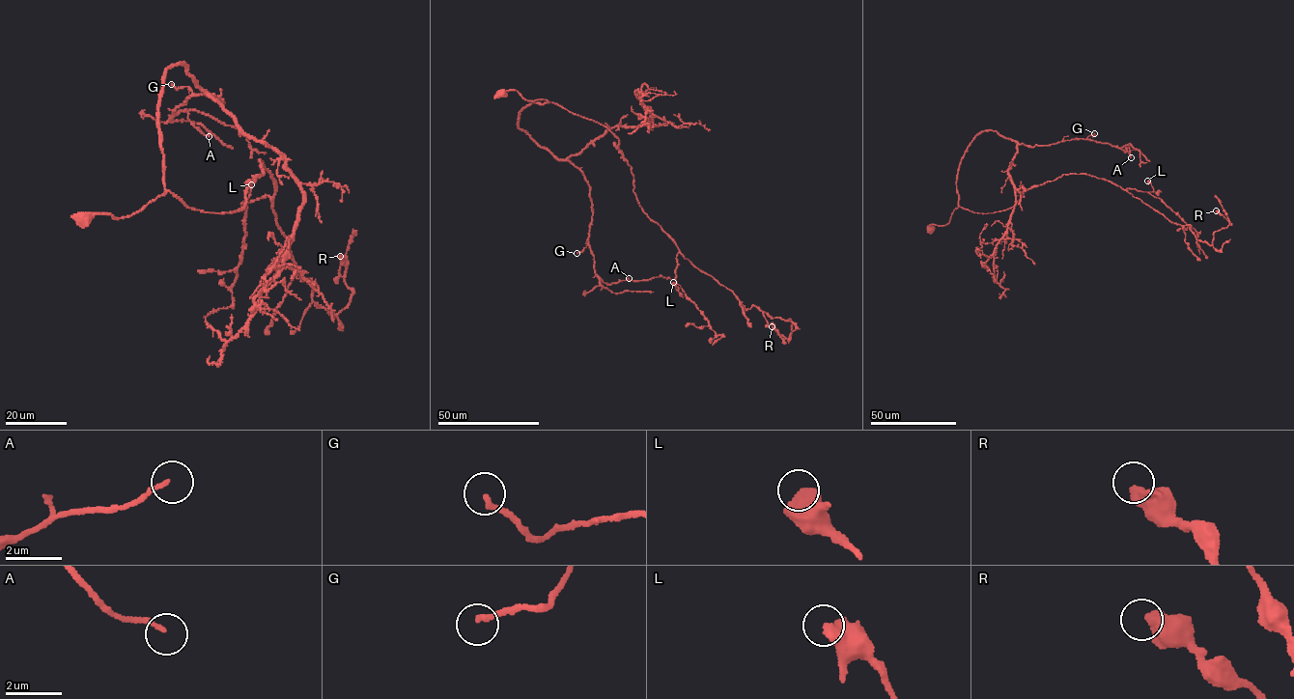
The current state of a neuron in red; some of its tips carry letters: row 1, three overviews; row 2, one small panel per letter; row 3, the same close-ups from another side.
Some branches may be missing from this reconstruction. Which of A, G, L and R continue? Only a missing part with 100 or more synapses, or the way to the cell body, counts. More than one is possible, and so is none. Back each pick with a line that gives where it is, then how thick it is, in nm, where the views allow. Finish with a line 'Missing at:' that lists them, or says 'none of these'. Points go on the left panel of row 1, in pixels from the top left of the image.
Missing at: none of these

